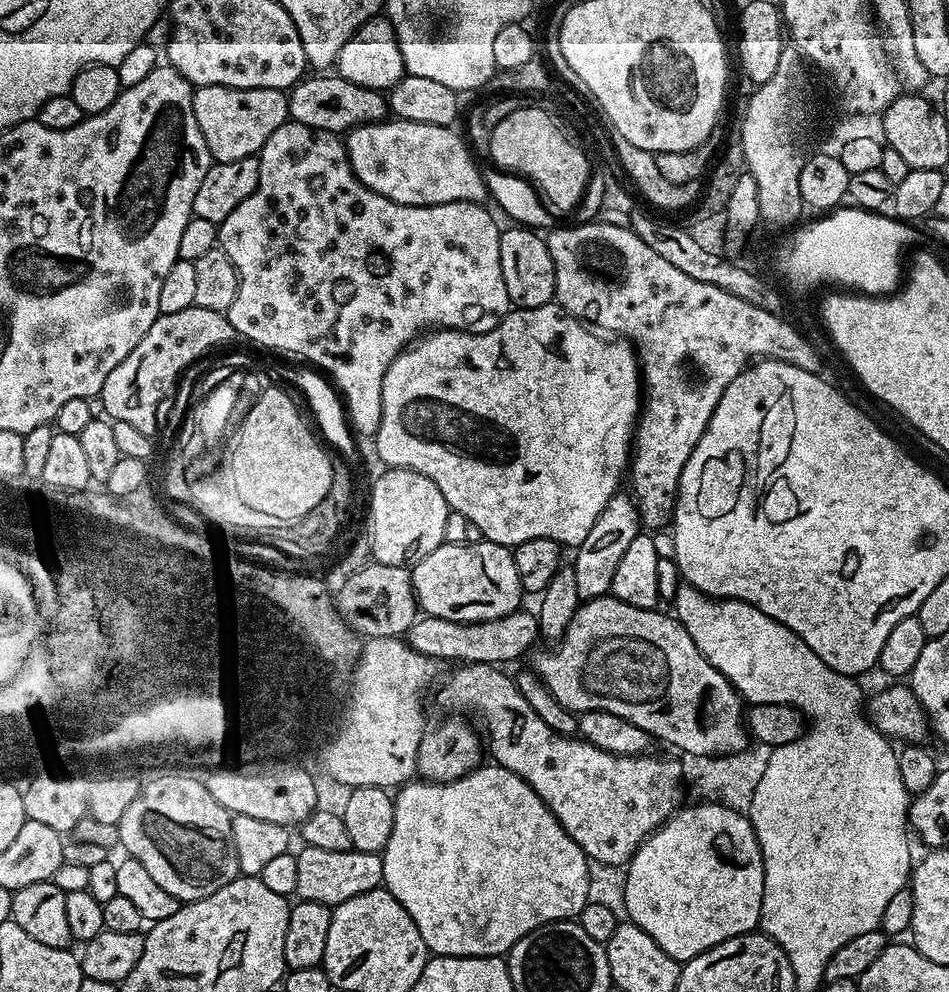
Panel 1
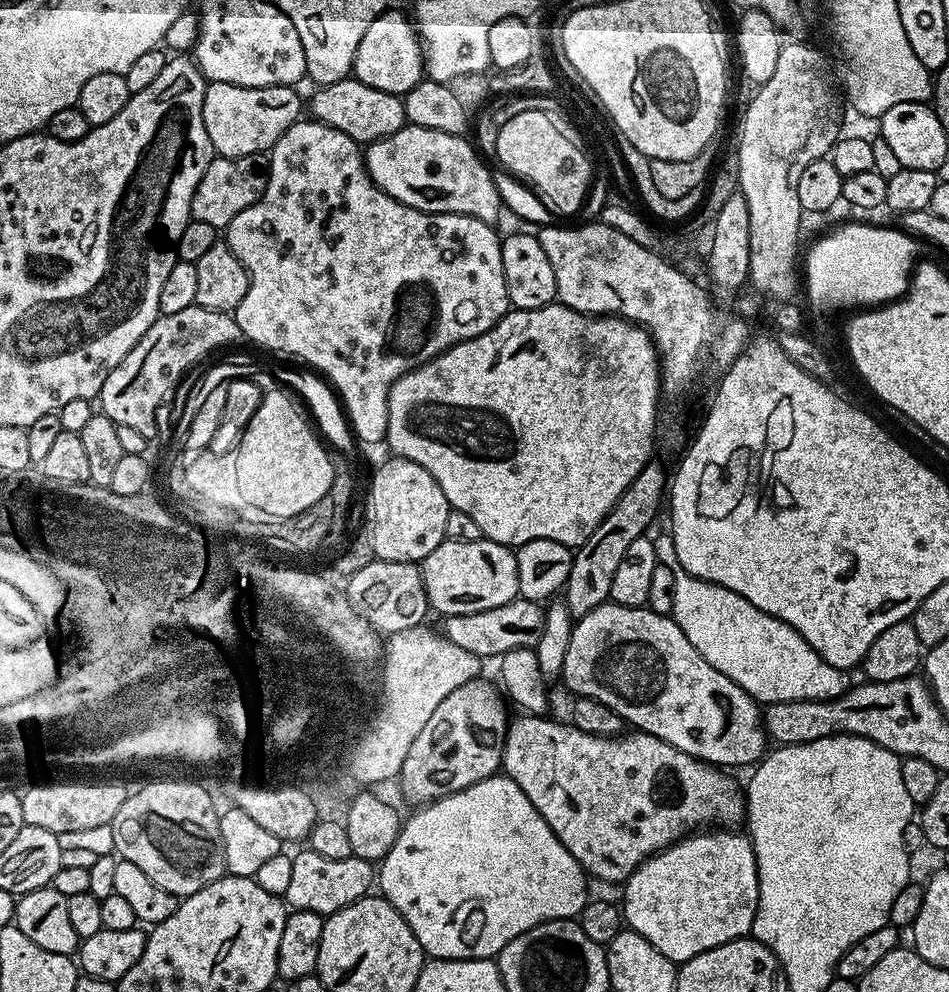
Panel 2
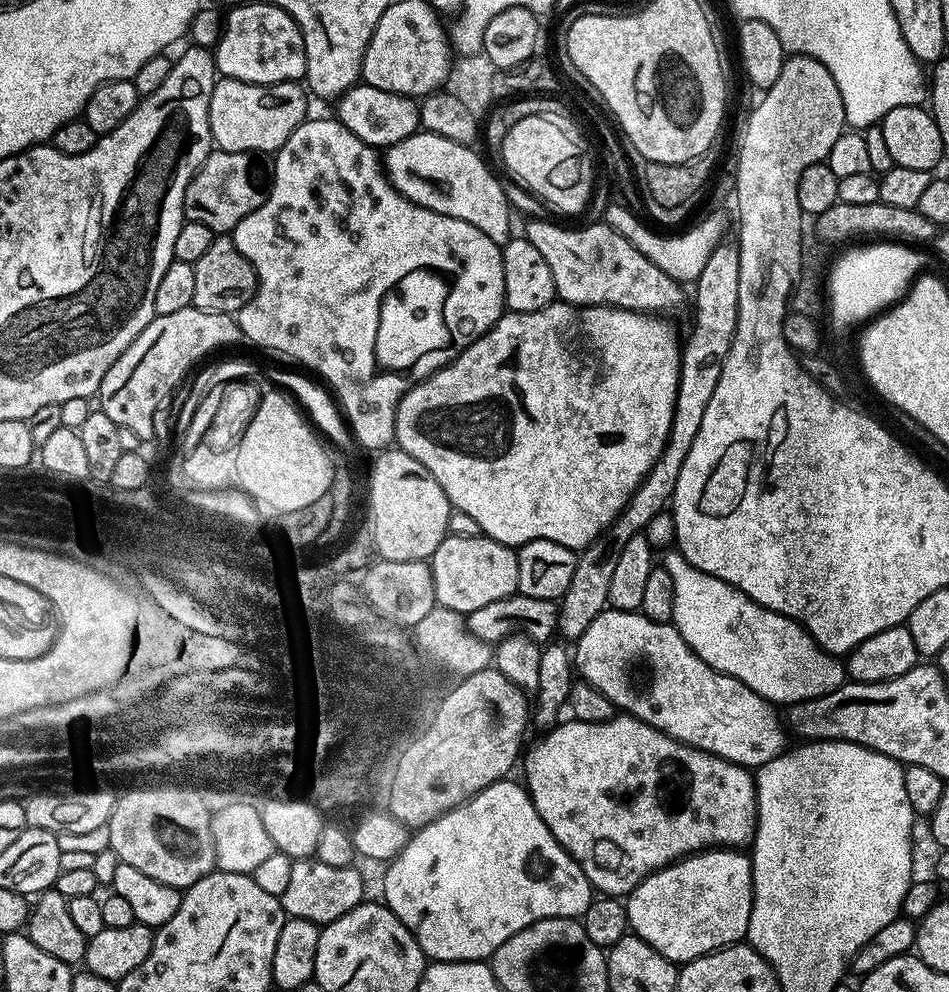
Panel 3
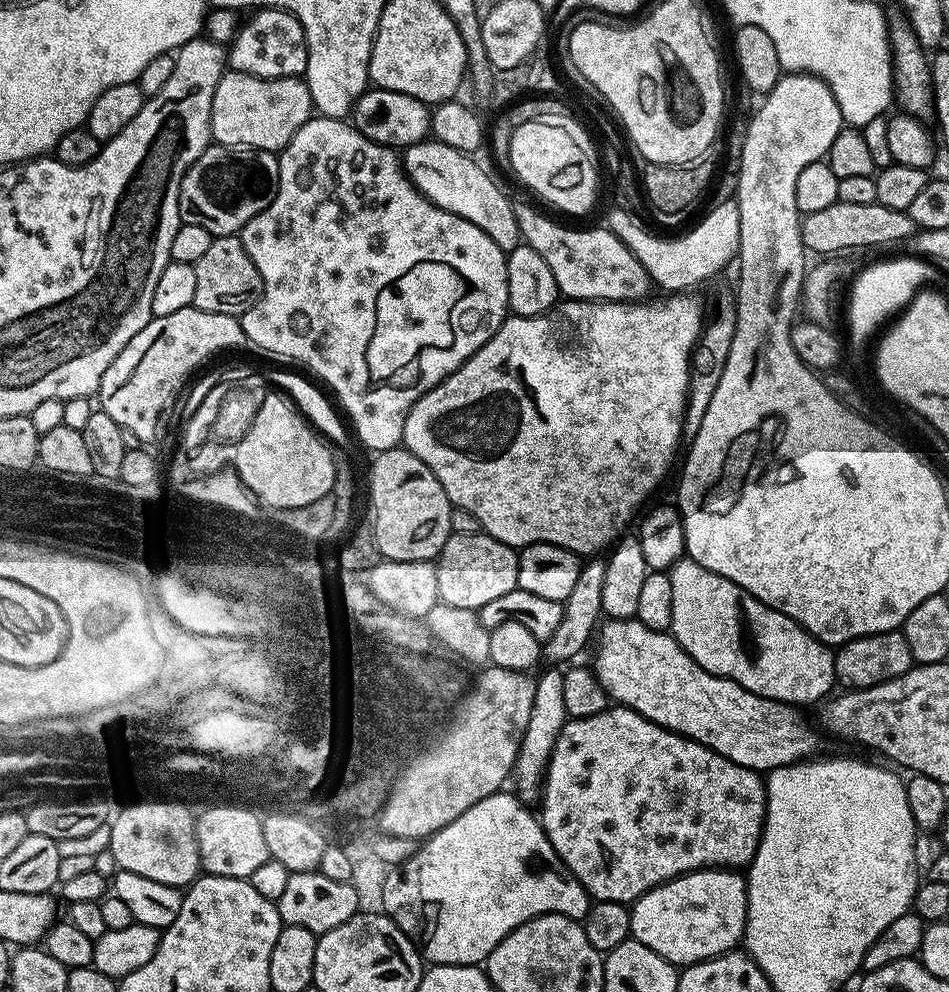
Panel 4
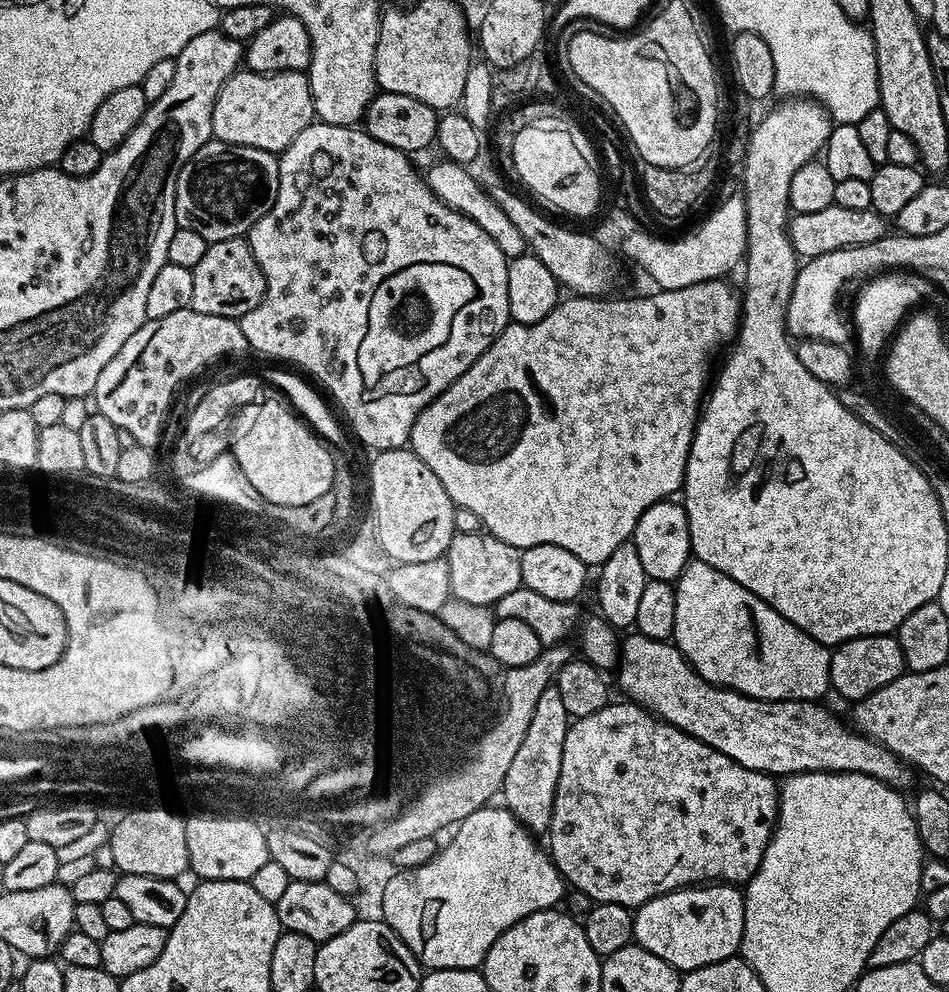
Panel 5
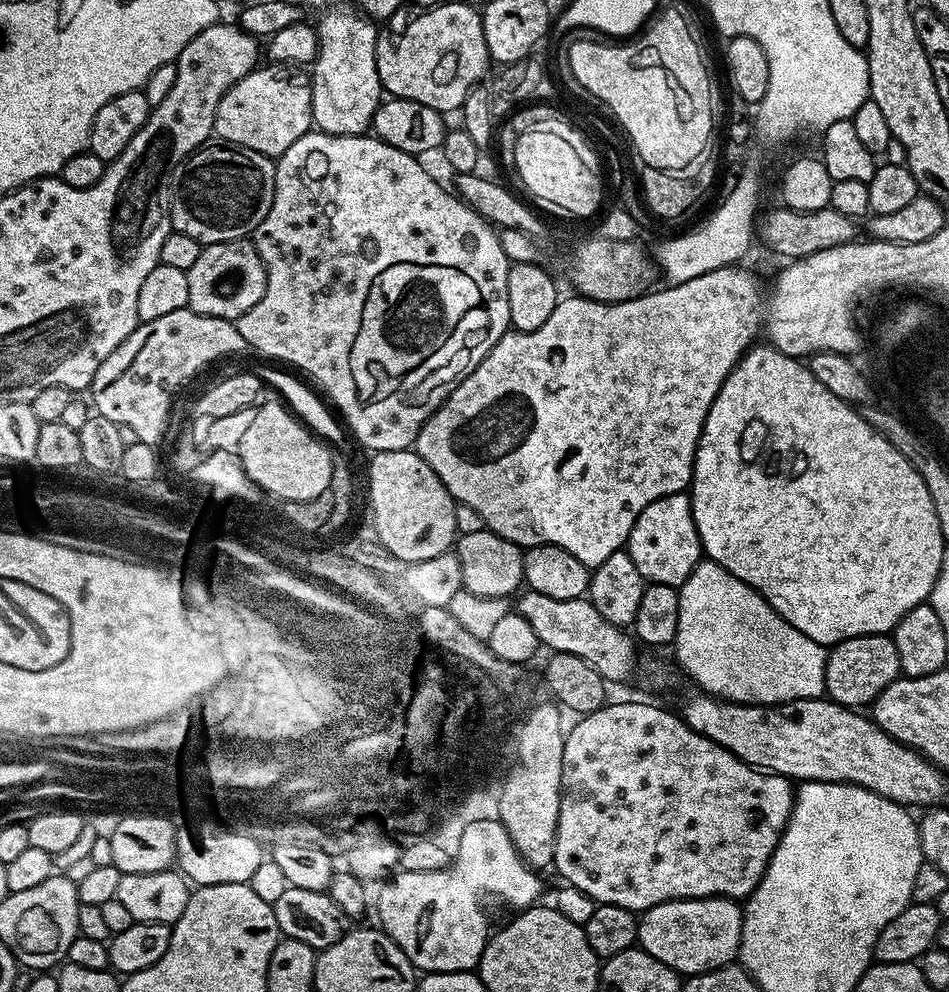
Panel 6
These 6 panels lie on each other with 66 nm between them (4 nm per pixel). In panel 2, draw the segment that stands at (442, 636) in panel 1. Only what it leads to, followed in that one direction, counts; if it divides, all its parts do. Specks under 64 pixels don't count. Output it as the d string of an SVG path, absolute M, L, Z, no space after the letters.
M517 598L506 606L494 606L494 610L478 610L478 614L458 614L443 621L443 639L470 650L470 654L487 658L505 656L510 650L531 648L538 642L544 625L544 608L537 601Z

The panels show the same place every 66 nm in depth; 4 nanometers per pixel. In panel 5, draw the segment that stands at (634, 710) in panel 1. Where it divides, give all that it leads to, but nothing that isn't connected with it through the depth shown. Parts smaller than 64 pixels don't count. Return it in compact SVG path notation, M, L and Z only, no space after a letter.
M639 634L623 637L618 648L618 669L620 668L620 688L633 704L648 709L653 716L659 716L667 724L706 742L714 750L734 758L750 770L766 772L773 778L787 778L798 772L857 772L870 778L878 778L891 784L893 788L903 789L908 780L909 765L877 740L871 740L855 727L843 724L832 712L823 708L823 703L814 700L756 700L732 688L720 688L717 684L706 682L693 670L687 658L680 653L675 643L655 640Z

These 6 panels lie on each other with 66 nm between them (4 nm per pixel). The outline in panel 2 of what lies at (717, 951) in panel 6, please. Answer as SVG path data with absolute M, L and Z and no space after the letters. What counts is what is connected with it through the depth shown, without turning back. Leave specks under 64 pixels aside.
M700 830L695 834L685 835L684 839L676 841L669 848L663 848L654 856L649 856L644 863L639 864L628 877L624 888L624 904L622 903L622 920L631 931L642 934L658 954L670 958L672 963L679 966L690 958L702 954L706 950L714 950L714 946L722 946L731 940L747 937L752 930L754 914L758 910L758 870L756 869L756 855L752 849L752 841L747 835L739 836L736 830Z

